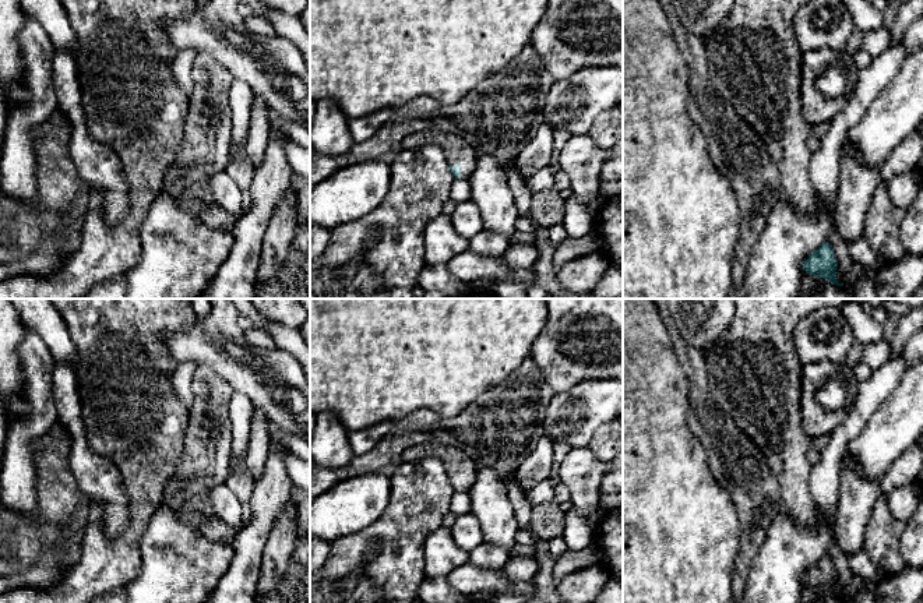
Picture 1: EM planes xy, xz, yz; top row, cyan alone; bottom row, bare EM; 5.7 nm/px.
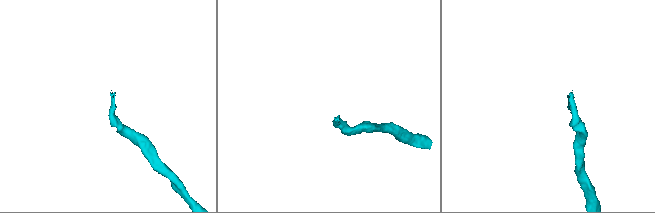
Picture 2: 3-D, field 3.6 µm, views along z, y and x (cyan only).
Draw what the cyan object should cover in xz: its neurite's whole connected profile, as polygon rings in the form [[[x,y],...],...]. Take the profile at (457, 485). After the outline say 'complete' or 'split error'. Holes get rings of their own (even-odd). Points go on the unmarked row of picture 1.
[[[429,441],[405,449],[401,461],[415,461],[420,458],[436,456],[443,462],[455,491],[468,491],[476,480],[478,463],[469,459],[458,448],[452,448],[438,441]]]; split error

